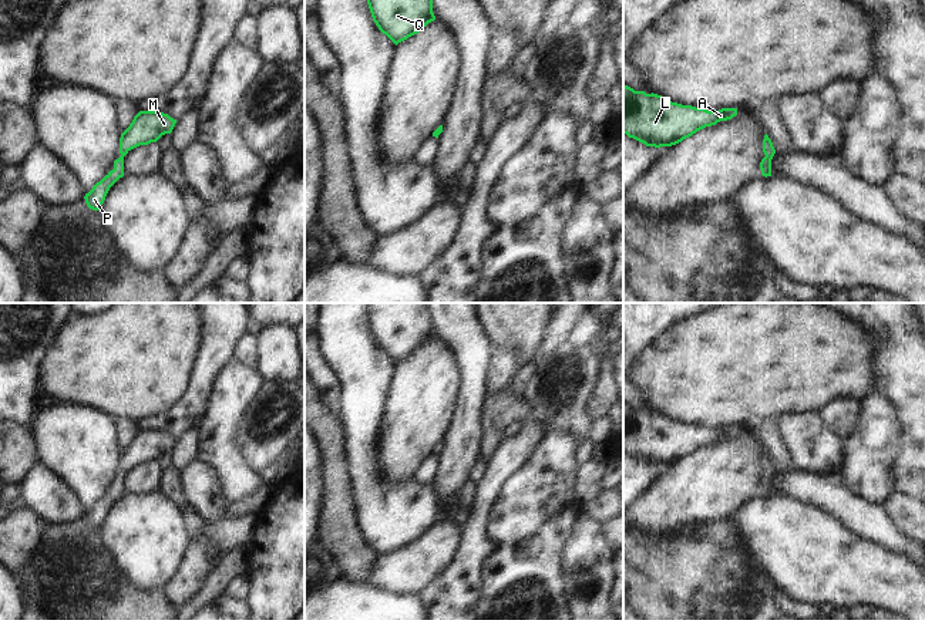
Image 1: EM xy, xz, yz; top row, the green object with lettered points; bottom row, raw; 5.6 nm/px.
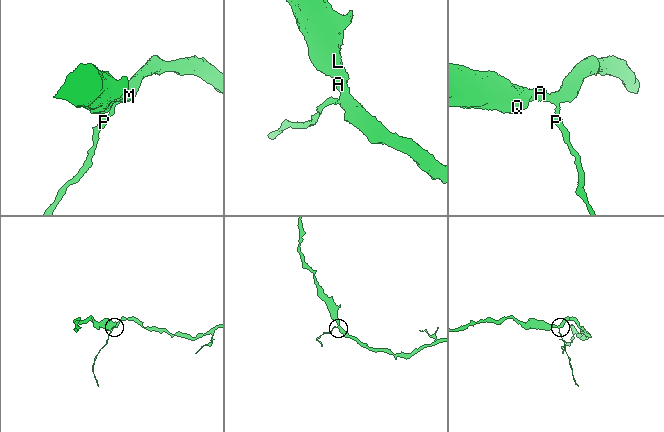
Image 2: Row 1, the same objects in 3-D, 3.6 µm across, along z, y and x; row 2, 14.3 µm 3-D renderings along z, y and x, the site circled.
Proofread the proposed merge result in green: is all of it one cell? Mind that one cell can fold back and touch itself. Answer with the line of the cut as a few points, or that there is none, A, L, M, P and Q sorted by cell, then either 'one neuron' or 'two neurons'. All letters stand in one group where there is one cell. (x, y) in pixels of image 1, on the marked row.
no cut; A L M P Q; one neuron

